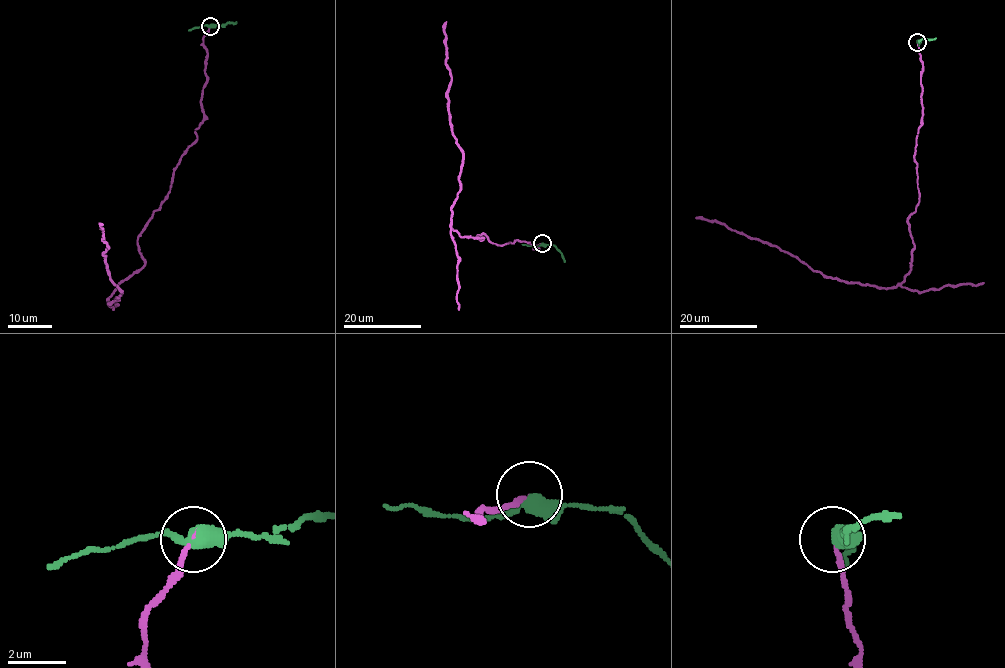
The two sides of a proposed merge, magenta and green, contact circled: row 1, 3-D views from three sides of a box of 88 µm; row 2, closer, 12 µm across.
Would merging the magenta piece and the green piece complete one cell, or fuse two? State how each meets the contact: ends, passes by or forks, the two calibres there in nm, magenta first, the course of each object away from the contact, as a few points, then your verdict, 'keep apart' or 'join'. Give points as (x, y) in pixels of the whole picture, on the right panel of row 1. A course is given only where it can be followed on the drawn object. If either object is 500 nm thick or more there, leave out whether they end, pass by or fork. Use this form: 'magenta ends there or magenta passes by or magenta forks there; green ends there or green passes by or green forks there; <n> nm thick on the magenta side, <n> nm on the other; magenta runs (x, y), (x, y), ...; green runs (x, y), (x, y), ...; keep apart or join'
magenta ends there; green passes by; 130 nm thick on the magenta side, 420 nm on the other; magenta runs (916, 42), (918, 202), (908, 219), (914, 244), (903, 282), (880, 288), (824, 277), (775, 246), (695, 217); green runs (916, 42), (936, 38); keep apart

